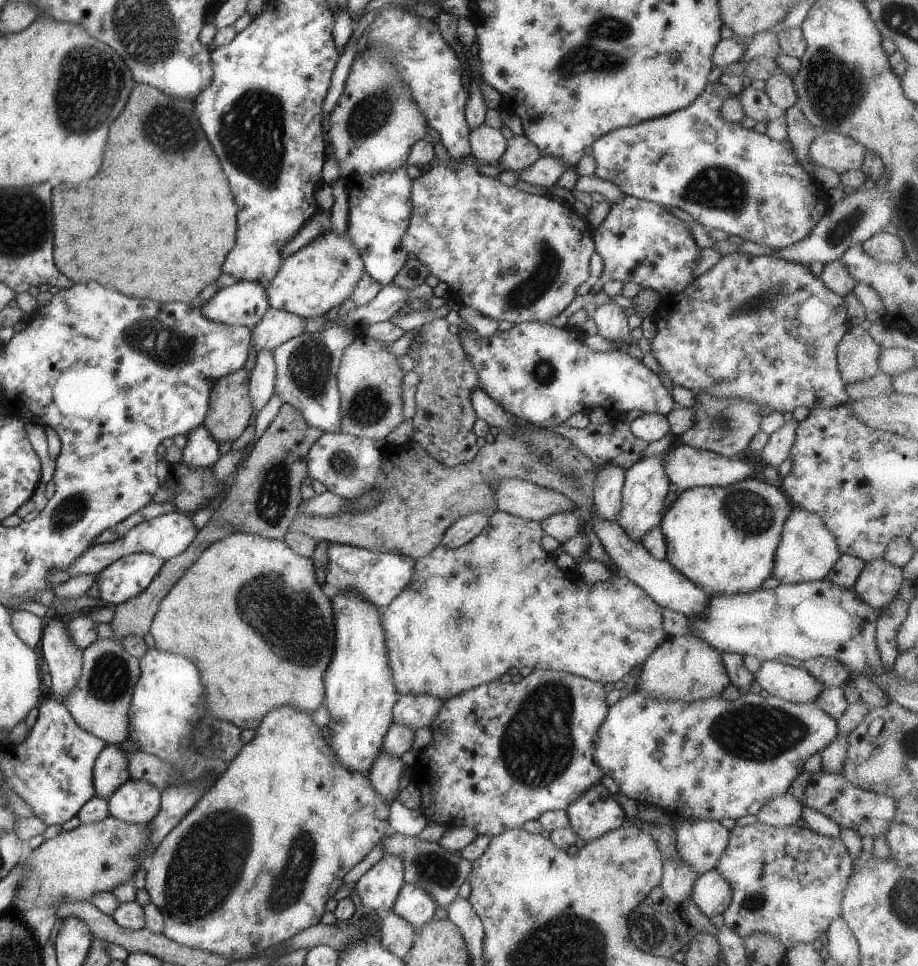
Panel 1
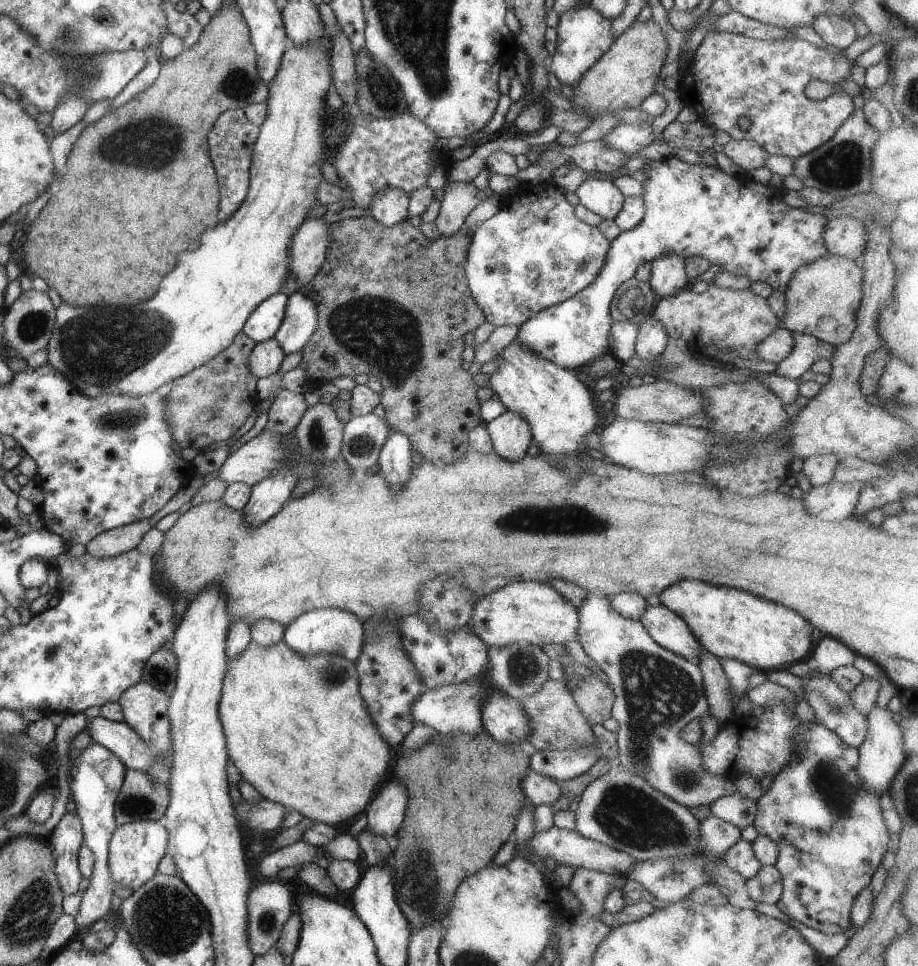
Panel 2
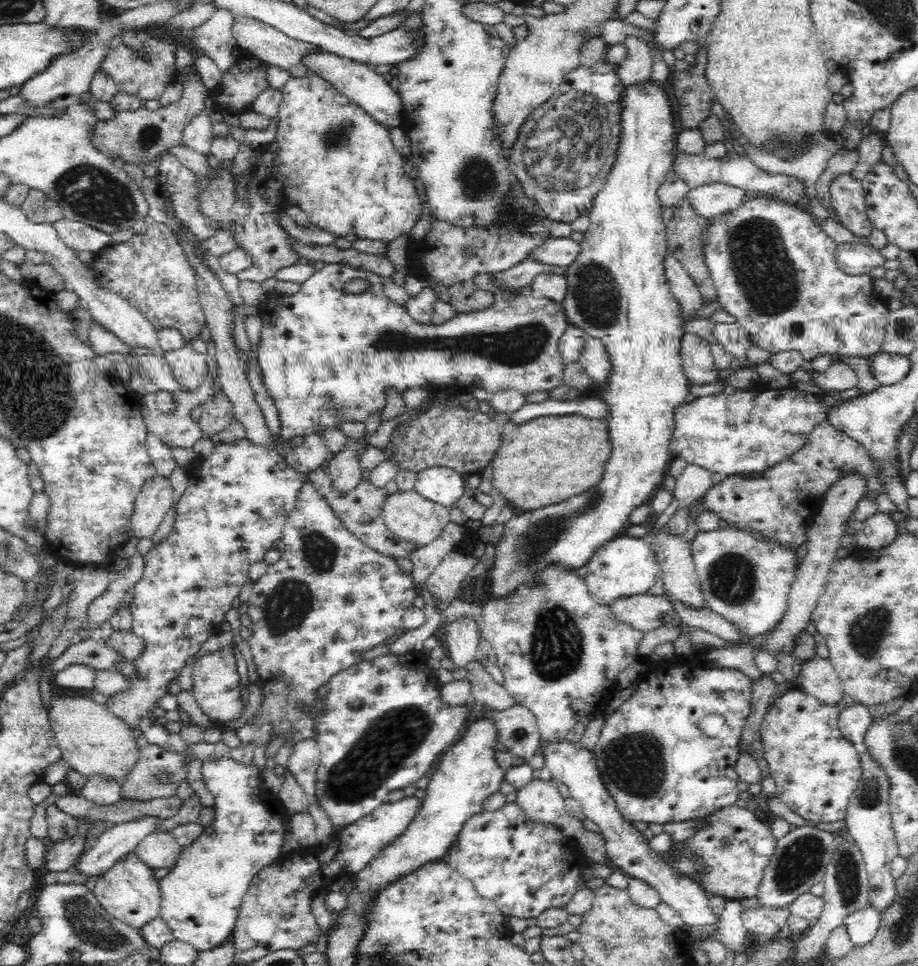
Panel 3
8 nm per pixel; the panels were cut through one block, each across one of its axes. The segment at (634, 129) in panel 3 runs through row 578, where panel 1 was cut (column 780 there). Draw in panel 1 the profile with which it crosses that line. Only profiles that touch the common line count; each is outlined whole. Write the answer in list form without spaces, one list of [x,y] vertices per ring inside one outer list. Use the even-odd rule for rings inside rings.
[[[747,478],[722,487],[691,487],[682,491],[660,518],[665,539],[665,560],[687,580],[697,585],[709,598],[751,592],[772,576],[774,550],[777,548],[782,522],[792,509],[791,502],[779,486]]]

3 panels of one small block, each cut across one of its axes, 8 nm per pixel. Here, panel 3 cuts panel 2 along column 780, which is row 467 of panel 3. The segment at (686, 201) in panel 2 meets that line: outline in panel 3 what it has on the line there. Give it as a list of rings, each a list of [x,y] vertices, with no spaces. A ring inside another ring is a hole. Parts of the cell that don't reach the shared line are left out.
[[[246,438],[230,444],[221,442],[219,445],[214,447],[214,450],[207,458],[201,459],[201,462],[198,462],[196,466],[200,466],[200,468],[198,468],[198,470],[192,474],[192,478],[189,478],[186,491],[184,494],[182,494],[175,507],[176,517],[171,533],[169,534],[168,538],[160,542],[160,544],[157,546],[152,547],[149,552],[143,556],[143,559],[145,560],[145,569],[142,578],[138,580],[138,582],[136,582],[132,588],[134,599],[130,604],[128,604],[128,607],[133,616],[133,632],[135,632],[137,636],[143,640],[145,647],[143,648],[142,654],[135,661],[133,661],[138,676],[132,680],[132,688],[130,688],[130,692],[122,692],[122,694],[118,694],[118,696],[110,698],[110,700],[108,700],[107,708],[110,709],[115,716],[122,719],[124,723],[128,724],[130,729],[141,731],[149,744],[160,746],[162,749],[170,750],[170,752],[173,752],[173,754],[178,754],[180,758],[185,758],[185,780],[188,782],[190,787],[192,787],[193,791],[195,791],[200,797],[200,802],[202,805],[204,807],[211,807],[214,804],[214,796],[212,796],[208,788],[206,788],[203,775],[201,774],[201,769],[205,760],[190,756],[190,753],[188,753],[188,748],[190,748],[190,745],[186,744],[186,741],[182,740],[182,738],[180,738],[179,735],[174,734],[174,732],[168,732],[163,726],[157,727],[154,725],[153,719],[148,716],[147,711],[155,708],[158,700],[169,692],[168,685],[171,681],[179,678],[180,670],[182,670],[182,667],[184,664],[186,664],[186,660],[188,660],[190,656],[194,656],[198,650],[202,648],[202,644],[204,644],[204,642],[206,642],[210,636],[221,631],[221,622],[225,620],[224,614],[226,614],[226,612],[232,608],[232,600],[234,600],[236,596],[238,597],[238,594],[240,590],[242,590],[244,584],[249,581],[248,574],[250,565],[261,561],[264,558],[264,555],[273,548],[276,540],[282,536],[283,526],[285,525],[287,516],[290,514],[290,512],[292,512],[292,510],[294,510],[298,492],[306,483],[306,475],[303,475],[301,472],[298,472],[296,469],[292,468],[285,461],[285,458],[278,453],[278,451],[272,451],[272,449],[254,445],[254,443],[248,441]]]

